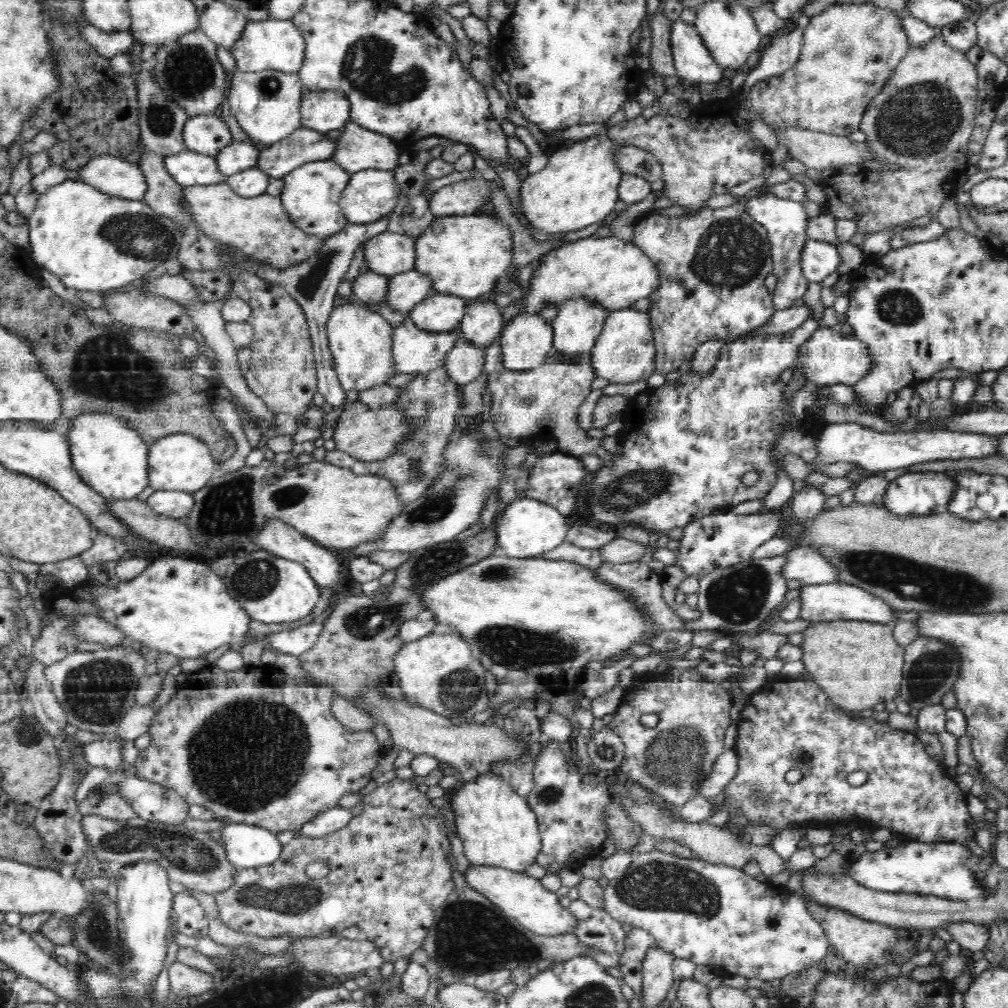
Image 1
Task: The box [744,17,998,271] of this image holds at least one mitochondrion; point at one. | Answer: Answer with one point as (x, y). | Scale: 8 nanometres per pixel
(919, 121)

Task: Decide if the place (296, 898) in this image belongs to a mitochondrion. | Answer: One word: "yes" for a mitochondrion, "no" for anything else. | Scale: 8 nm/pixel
yes

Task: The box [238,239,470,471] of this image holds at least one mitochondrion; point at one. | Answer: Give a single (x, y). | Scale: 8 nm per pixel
(308, 283)

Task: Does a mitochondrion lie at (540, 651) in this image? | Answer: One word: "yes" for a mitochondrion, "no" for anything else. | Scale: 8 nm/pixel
yes

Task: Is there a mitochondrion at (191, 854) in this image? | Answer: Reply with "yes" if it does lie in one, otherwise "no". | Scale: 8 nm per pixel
yes

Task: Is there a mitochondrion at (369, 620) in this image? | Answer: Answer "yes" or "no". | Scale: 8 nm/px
yes

